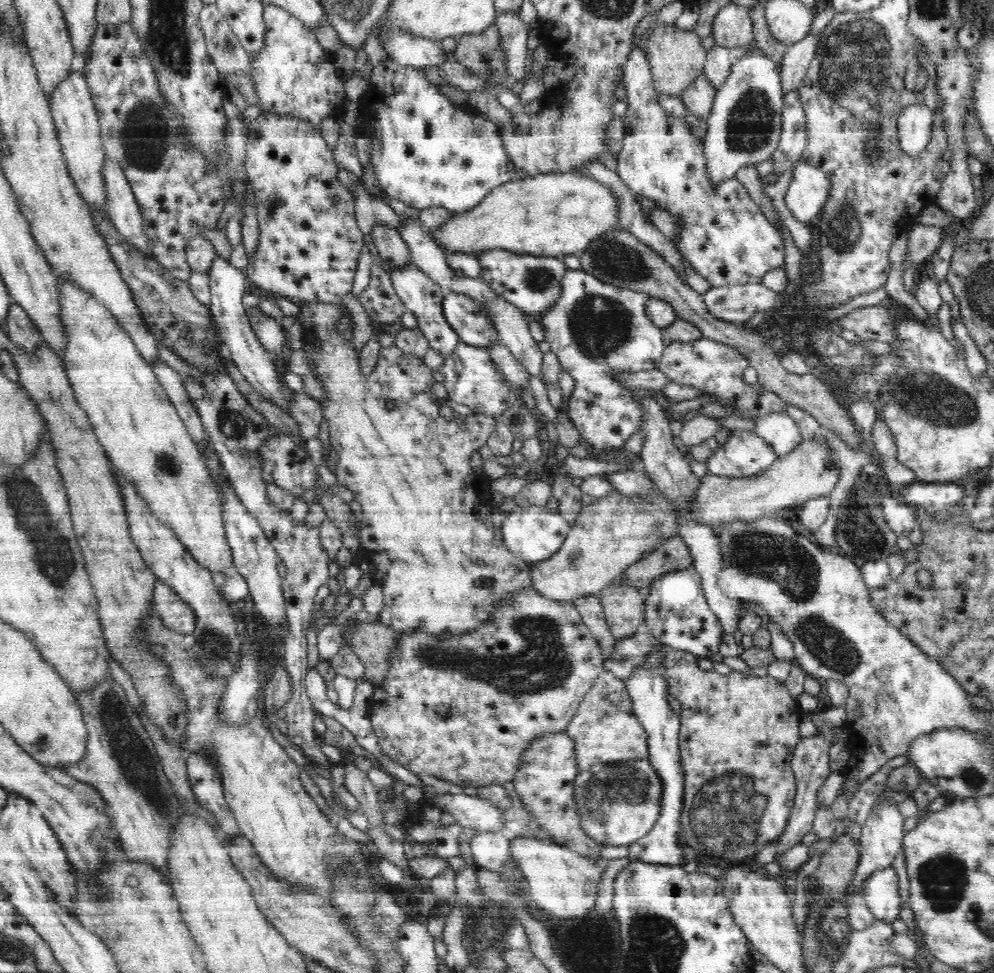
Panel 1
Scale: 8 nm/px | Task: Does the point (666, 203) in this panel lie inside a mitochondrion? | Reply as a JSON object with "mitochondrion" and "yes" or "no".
{"mitochondrion":"no"}

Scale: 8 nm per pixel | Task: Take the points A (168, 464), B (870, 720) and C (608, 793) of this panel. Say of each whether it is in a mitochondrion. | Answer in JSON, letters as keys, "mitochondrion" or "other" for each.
{"A":"mitochondrion","B":"other","C":"mitochondrion"}

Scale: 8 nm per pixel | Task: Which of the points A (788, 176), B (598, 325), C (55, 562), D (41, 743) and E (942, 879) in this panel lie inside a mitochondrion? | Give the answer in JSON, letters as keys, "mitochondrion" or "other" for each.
{"A":"other","B":"mitochondrion","C":"mitochondrion","D":"mitochondrion","E":"mitochondrion"}

